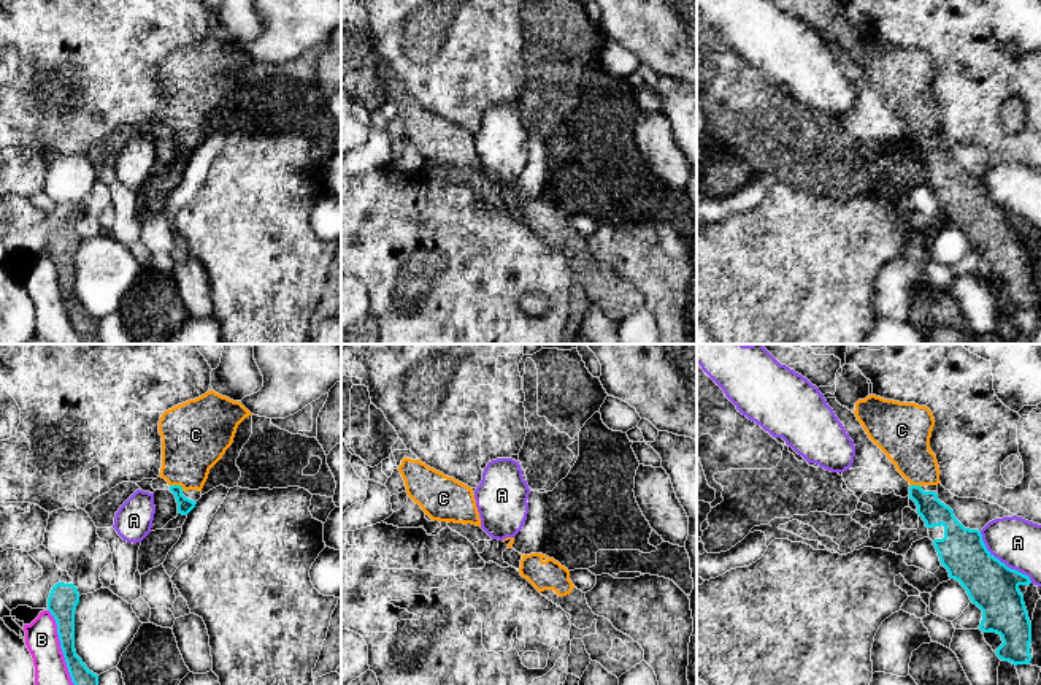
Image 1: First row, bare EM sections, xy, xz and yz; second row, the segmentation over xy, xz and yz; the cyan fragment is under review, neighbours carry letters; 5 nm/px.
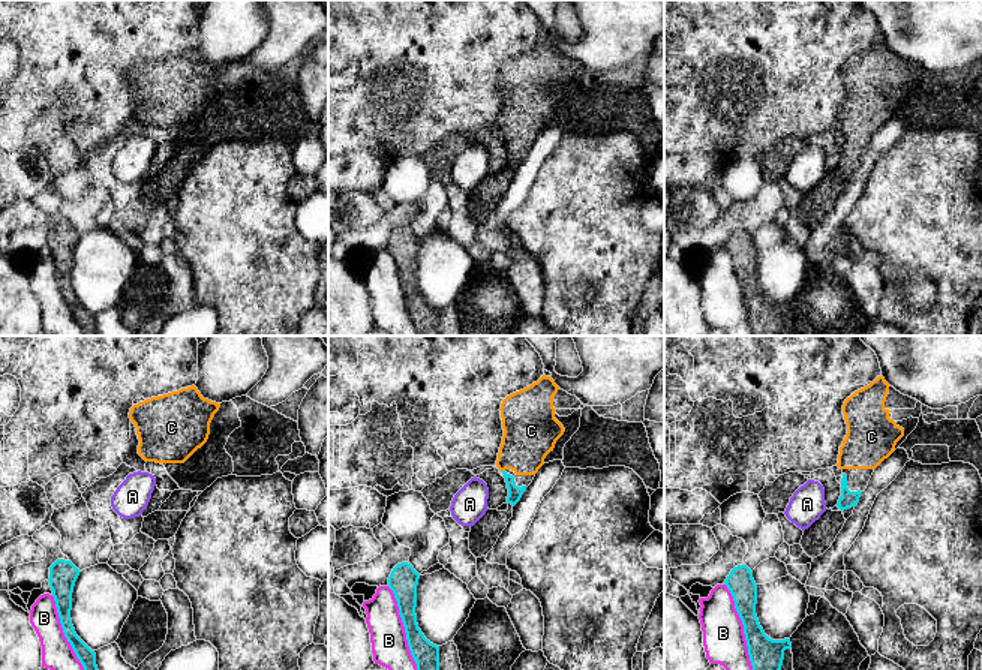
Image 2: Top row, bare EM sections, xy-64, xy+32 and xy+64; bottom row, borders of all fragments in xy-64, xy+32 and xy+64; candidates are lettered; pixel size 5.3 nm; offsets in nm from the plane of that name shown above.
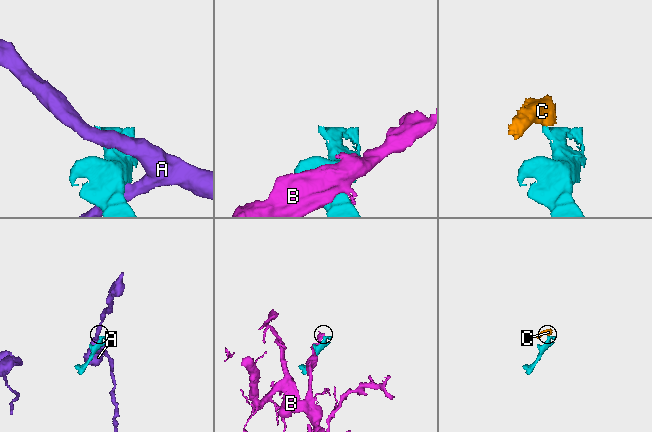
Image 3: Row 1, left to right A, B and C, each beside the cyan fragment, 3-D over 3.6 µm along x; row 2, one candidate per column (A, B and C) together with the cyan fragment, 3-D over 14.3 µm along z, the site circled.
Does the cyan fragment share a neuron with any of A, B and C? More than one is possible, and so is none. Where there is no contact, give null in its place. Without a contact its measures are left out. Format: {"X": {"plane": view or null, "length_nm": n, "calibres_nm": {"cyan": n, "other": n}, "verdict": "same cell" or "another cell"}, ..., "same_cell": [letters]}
{"A": {"plane": "yz", "length_nm": 380, "calibres_nm": {"cyan": 260, "other": 240}, "verdict": "another cell"}, "B": {"plane": "xy", "length_nm": 480, "calibres_nm": {"cyan": 150, "other": 180}, "verdict": "another cell"}, "C": {"plane": "xy", "length_nm": 90, "calibres_nm": {"cyan": 80, "other": 320}, "verdict": "same cell"}, "same_cell": ["C"]}

